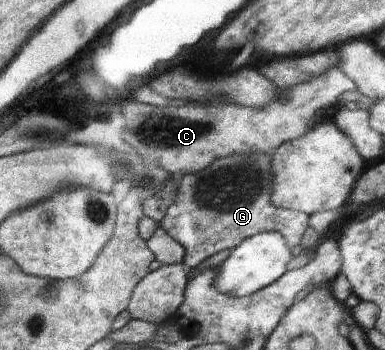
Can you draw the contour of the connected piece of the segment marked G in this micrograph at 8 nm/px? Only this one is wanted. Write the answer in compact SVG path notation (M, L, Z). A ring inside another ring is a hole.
M247 152L245 156L221 158L213 168L208 166L204 171L183 176L159 226L185 248L182 263L187 268L193 270L222 250L235 249L246 239L266 231L283 234L291 248L297 247L307 232L307 215L277 209L272 204L274 173L271 164L269 154Z

